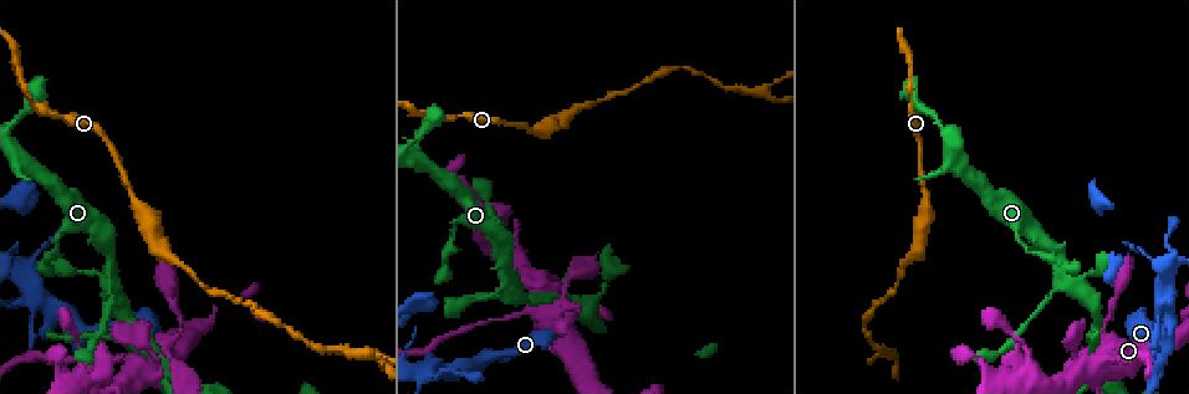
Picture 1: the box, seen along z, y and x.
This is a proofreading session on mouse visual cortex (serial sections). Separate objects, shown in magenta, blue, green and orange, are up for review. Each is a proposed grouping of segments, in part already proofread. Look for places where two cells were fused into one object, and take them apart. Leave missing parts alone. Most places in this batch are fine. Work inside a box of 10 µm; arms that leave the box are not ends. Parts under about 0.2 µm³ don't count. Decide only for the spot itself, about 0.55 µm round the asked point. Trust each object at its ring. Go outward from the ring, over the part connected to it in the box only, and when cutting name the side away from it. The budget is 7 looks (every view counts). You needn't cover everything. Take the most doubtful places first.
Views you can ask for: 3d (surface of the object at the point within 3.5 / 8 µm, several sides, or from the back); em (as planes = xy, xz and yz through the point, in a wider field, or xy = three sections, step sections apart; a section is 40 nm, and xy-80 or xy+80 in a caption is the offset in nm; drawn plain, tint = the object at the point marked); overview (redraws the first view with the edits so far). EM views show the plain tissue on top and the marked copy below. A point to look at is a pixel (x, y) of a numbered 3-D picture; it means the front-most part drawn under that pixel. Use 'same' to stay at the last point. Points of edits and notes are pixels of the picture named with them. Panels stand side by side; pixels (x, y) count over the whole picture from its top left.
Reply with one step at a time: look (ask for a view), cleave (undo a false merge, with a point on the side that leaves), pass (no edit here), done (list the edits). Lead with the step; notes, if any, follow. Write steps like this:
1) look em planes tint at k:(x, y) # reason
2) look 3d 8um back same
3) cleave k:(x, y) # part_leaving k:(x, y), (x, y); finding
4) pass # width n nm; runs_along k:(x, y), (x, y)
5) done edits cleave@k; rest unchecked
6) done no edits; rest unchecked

look 3d 3.5um at 1:(520, 316) # sudden change in width

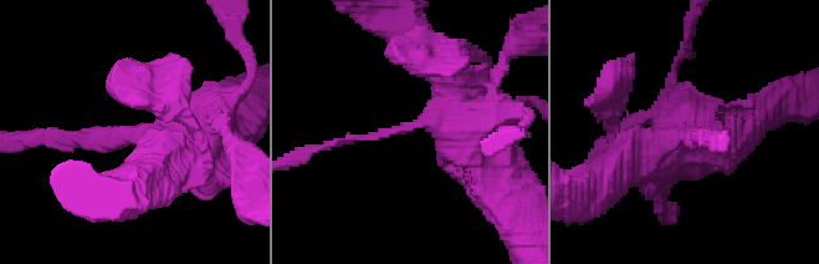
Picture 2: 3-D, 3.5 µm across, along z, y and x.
look em planes tint at 2:(411, 128) # arm_widths 100, 600 nm

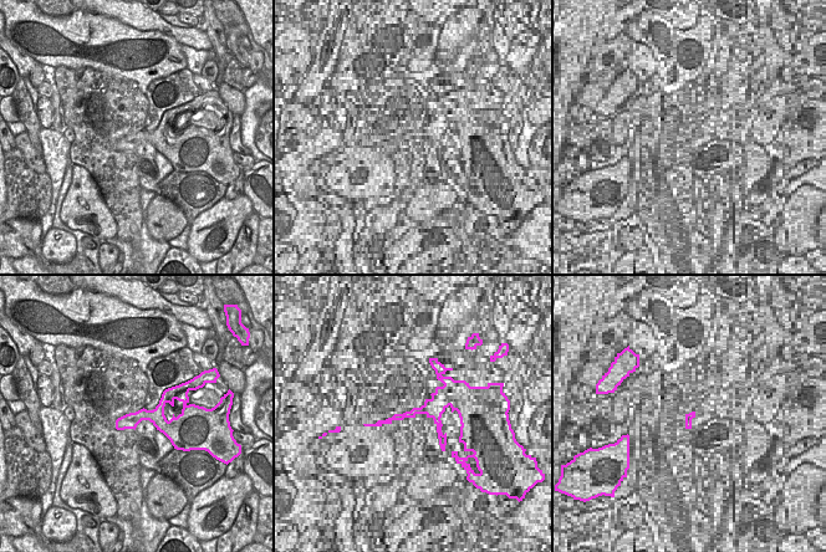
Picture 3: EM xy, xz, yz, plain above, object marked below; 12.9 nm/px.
pass # runs_along 2:(474, 127), (462, 107), (336, 142); one cell here

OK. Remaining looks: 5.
look 3d 3.5um at 1:(425, 372) # thin arm on a thick one

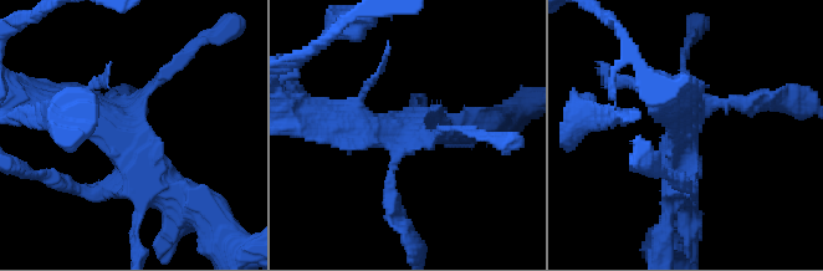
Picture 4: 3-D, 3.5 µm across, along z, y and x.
look em xy step 2 tint at 4:(127, 134)

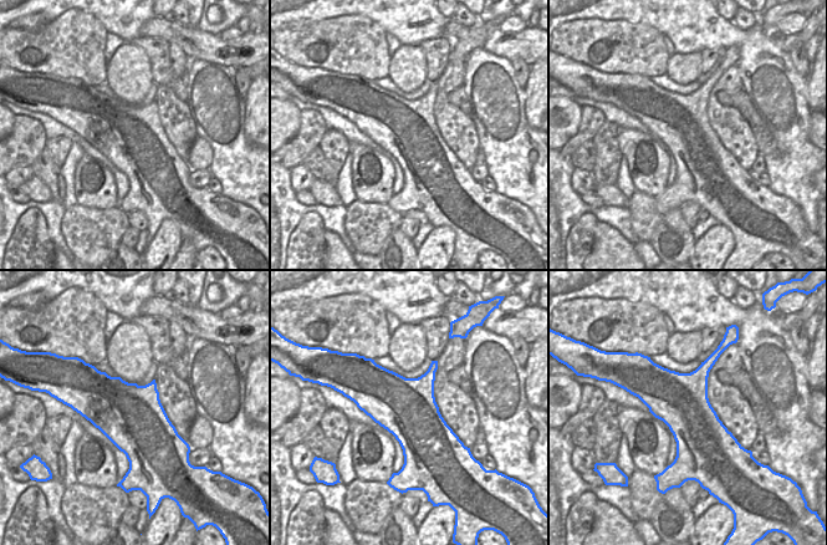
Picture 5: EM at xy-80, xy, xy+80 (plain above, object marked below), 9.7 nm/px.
pass # runs_along 4:(179, 195), (83, 100); continuous, no second cell

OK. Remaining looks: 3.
look 3d 3.5um back at 1:(531, 131) # thick turns thin

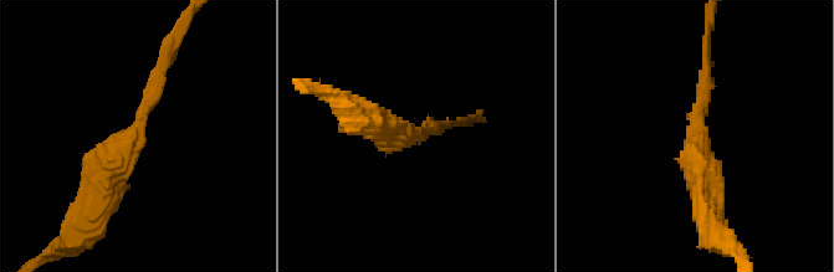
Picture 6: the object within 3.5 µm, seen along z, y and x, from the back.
look em xy step 2 tint at 6:(415, 133)

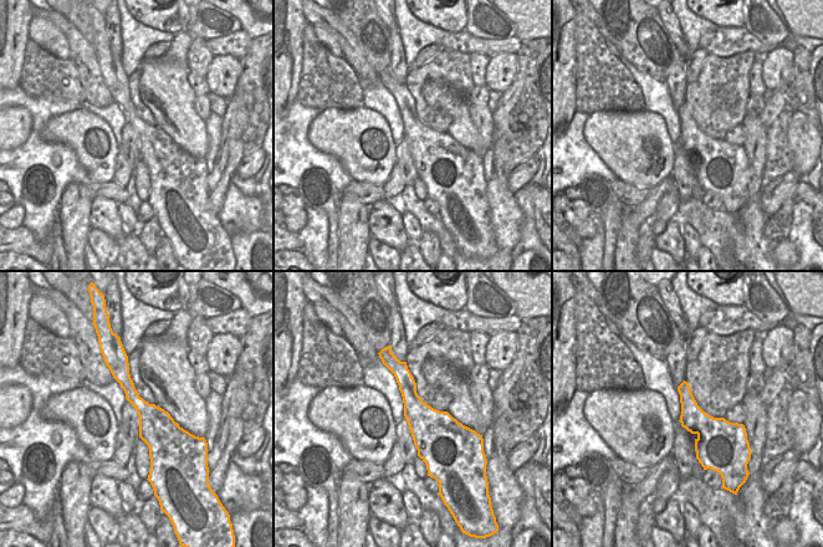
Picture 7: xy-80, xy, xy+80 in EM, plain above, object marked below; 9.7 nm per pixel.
pass # width 380 nm; runs_along 7:(116, 361), (154, 422), (153, 460); one cell here

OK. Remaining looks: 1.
done no edits; rest unchecked

